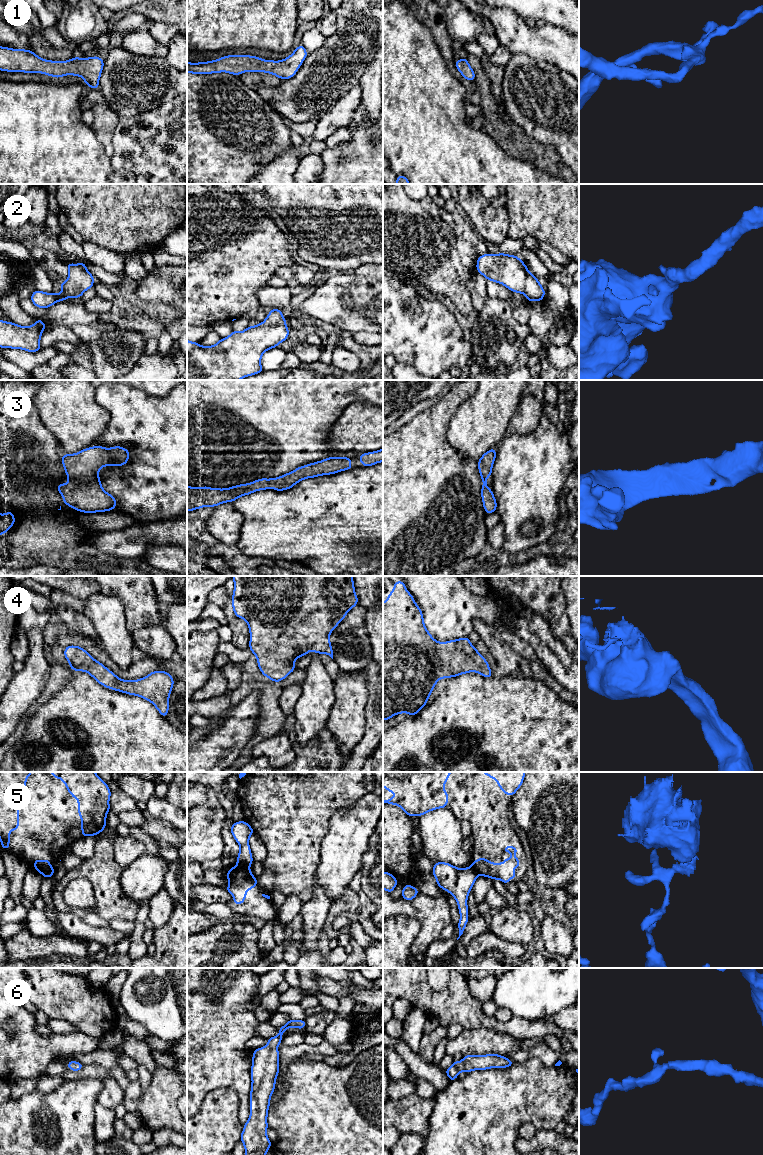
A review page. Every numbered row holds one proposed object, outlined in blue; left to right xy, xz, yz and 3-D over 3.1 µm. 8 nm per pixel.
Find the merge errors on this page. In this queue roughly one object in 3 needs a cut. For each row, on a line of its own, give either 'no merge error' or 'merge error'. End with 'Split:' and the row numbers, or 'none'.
1: no merge error
2: no merge error
3: no merge error
4: no merge error
5: merge error
6: no merge error
Split: 5

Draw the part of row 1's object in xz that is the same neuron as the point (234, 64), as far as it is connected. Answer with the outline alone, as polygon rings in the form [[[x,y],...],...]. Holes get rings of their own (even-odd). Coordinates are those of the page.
[[[300,44],[284,60],[271,61],[250,55],[228,55],[208,62],[187,62],[187,73],[211,74],[226,72],[233,75],[240,75],[248,71],[253,71],[273,74],[282,80],[290,79],[296,74],[307,55],[306,49]]]

